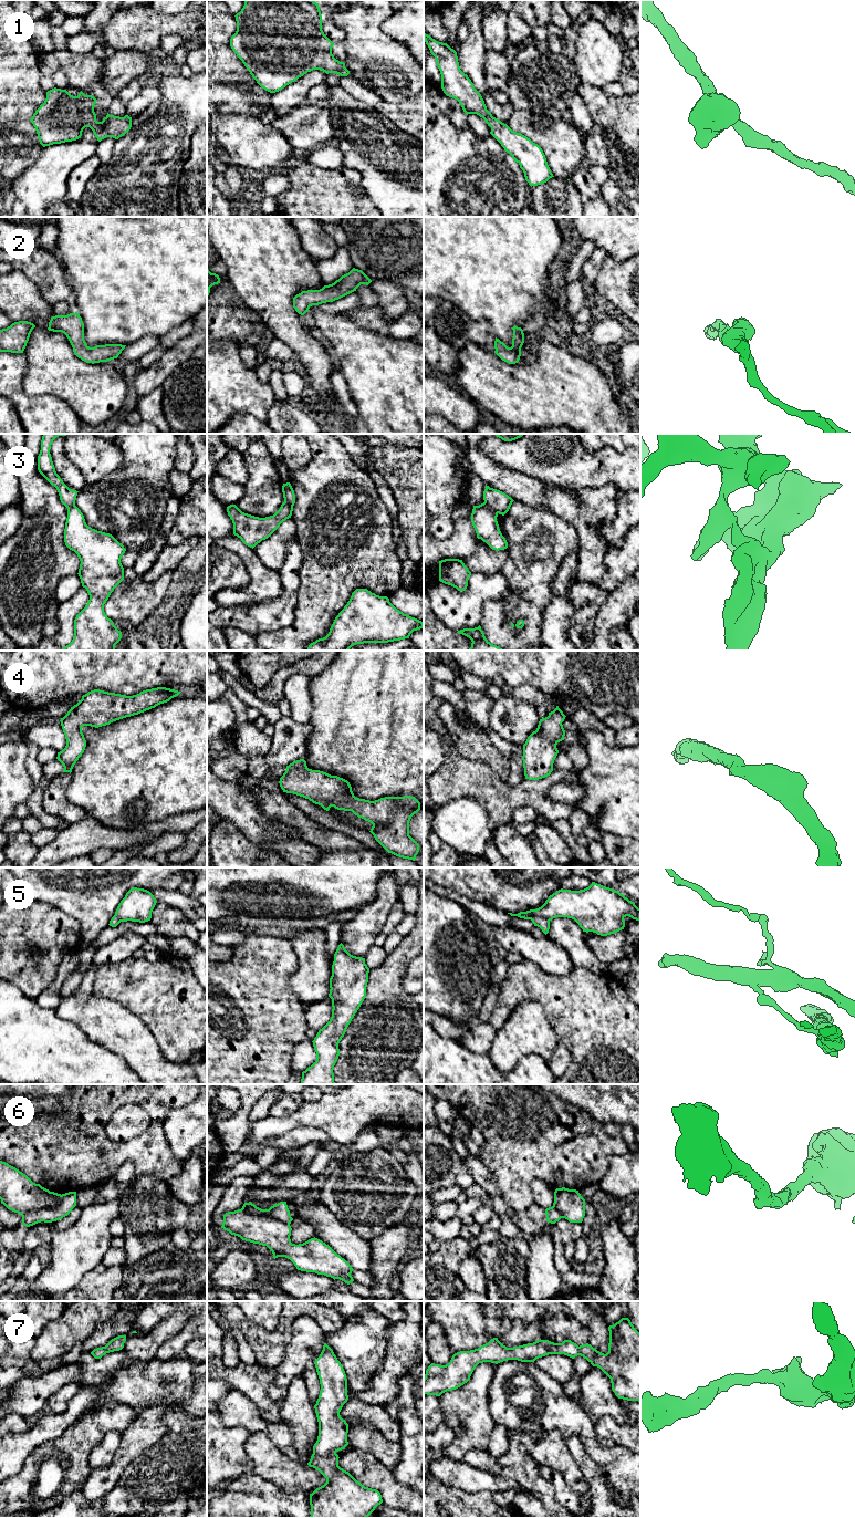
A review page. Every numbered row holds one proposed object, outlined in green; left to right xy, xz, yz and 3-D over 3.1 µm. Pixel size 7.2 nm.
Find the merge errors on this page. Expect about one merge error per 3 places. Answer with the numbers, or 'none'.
3, 5, 6

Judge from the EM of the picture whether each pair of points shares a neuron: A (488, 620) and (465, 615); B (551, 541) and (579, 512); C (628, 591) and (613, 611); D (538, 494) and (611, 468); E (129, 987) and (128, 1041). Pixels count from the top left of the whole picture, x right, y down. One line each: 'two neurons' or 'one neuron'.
A: two neurons
B: two neurons
C: one neuron
D: two neurons
E: two neurons

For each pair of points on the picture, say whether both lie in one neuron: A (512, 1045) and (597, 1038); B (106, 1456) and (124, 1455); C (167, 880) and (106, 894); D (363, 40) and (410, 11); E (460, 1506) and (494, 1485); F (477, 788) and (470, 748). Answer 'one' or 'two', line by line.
A: two
B: two
C: one
D: two
E: two
F: two

